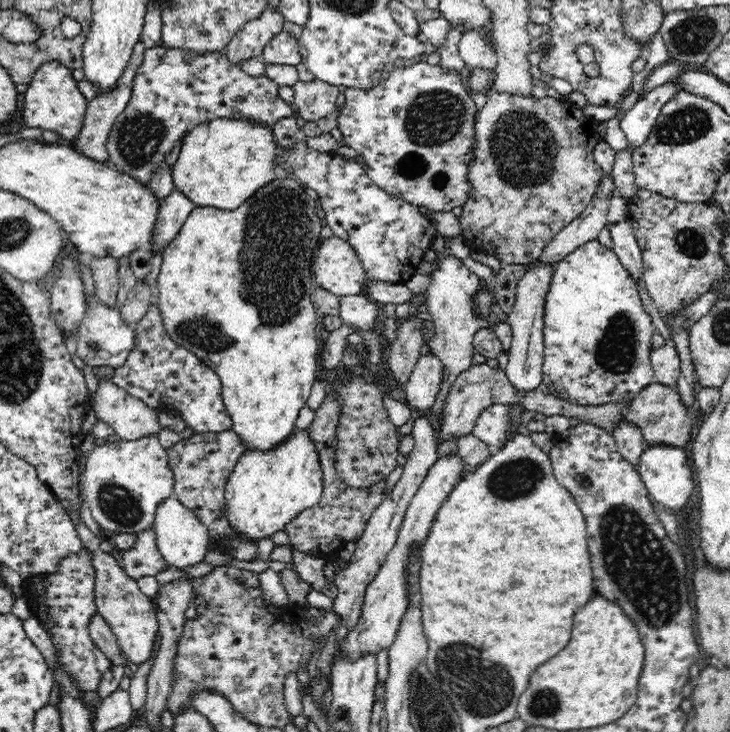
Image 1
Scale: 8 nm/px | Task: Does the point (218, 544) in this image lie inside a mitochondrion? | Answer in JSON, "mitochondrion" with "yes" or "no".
{"mitochondrion":"no"}

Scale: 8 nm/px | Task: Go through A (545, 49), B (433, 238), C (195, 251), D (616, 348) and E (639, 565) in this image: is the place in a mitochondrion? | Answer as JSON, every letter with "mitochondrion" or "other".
{"A":"other","B":"other","C":"other","D":"mitochondrion","E":"mitochondrion"}

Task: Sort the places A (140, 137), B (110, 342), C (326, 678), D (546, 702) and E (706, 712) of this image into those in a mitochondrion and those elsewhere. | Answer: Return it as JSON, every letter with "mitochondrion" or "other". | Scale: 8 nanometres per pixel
{"A":"mitochondrion","B":"other","C":"other","D":"mitochondrion","E":"other"}

